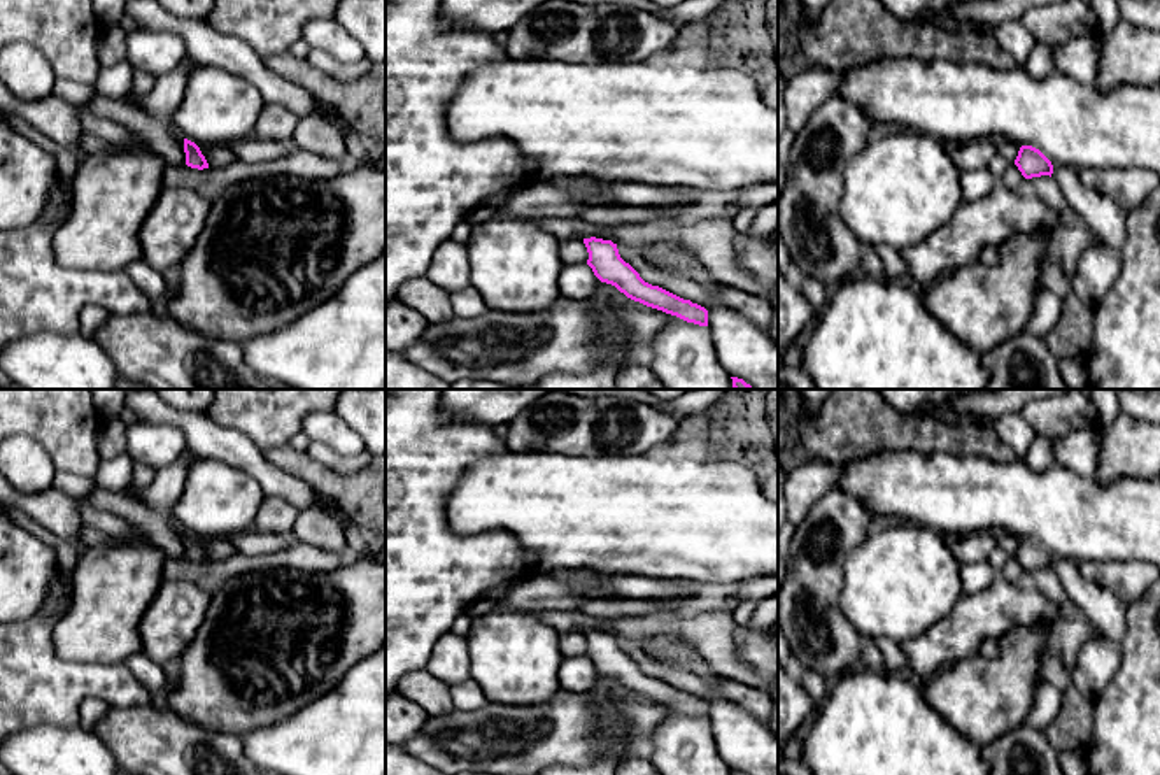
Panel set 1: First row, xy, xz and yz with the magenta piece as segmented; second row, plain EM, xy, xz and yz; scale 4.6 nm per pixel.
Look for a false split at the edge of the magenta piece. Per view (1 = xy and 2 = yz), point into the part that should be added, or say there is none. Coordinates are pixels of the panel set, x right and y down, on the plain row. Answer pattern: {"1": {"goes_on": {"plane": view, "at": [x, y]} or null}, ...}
{"1": {"goes_on": null}, "2": {"goes_on": null}}

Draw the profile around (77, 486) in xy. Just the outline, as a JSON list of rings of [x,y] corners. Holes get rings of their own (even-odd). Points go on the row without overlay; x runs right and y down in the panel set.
[[[56,470],[53,486],[77,498],[79,501],[84,501],[98,484],[95,477],[89,479],[77,473]]]

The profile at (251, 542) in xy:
[[[247,530],[230,538],[238,554],[252,558],[284,551],[296,542],[296,537],[293,533],[277,535],[277,533],[259,533],[256,530]]]

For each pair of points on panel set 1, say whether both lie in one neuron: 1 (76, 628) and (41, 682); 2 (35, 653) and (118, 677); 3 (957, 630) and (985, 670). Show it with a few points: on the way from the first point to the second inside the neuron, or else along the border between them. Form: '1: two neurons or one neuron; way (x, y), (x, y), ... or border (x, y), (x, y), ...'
1: two neurons; border (60, 616), (55, 651), (99, 665)
2: one neuron; way (56, 674), (60, 677), (97, 677)
3: two neurons; border (978, 653), (938, 670)

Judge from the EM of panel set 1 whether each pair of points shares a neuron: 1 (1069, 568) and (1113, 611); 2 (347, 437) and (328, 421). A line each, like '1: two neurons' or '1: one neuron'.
1: one neuron
2: one neuron

